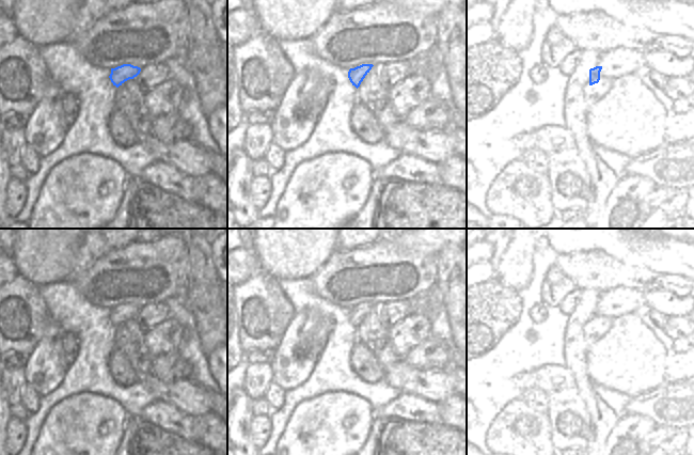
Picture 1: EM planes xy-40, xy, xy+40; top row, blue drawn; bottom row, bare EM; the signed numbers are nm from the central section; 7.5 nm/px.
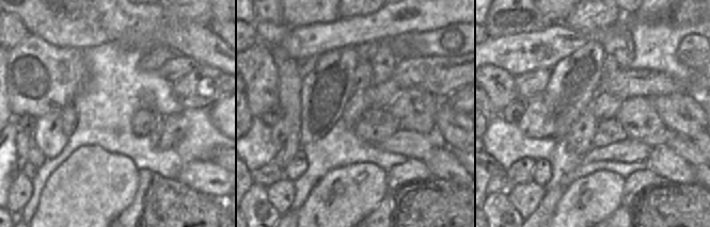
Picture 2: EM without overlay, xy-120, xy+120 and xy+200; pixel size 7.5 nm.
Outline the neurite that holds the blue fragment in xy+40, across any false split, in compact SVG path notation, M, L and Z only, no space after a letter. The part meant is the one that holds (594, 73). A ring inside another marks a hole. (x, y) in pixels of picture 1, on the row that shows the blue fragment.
M596 66L589 69L589 101L596 99L598 95L598 82L600 80L600 72L602 66Z

